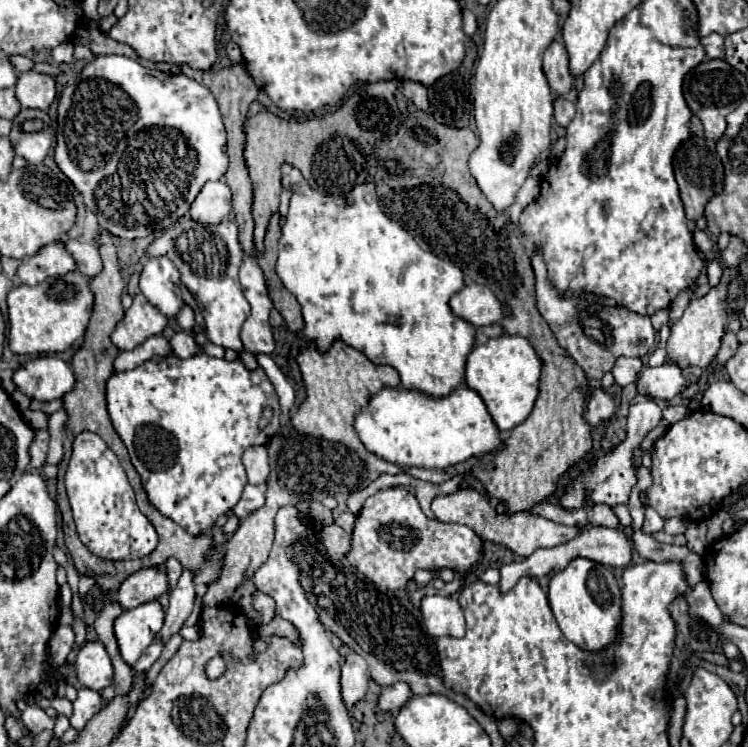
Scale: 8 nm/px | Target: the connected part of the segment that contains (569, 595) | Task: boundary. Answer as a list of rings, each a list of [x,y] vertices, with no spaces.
[[[574,559],[564,571],[558,571],[550,579],[548,601],[564,637],[580,649],[602,651],[618,639],[622,623],[622,593],[614,575],[604,565],[588,559]]]

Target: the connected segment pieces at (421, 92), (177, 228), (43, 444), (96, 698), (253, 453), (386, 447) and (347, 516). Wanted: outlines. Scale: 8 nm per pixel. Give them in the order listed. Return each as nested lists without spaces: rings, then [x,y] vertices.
[[[402,81],[402,91],[404,95],[422,111],[428,109],[428,97],[426,97],[426,87],[422,83],[414,81]]]
[[[182,219],[168,227],[146,251],[150,257],[168,257],[180,271],[182,283],[194,293],[206,321],[206,337],[220,347],[244,351],[240,327],[248,319],[250,305],[242,295],[238,269],[242,263],[242,247],[238,243],[238,225],[234,219],[224,219],[218,225],[202,225],[192,219]]]
[[[40,429],[36,431],[36,437],[34,437],[34,443],[30,445],[30,465],[34,469],[42,469],[46,465],[46,455],[48,455],[48,445],[50,445],[50,435],[48,431]]]
[[[82,687],[78,691],[76,701],[74,701],[74,711],[72,711],[72,717],[70,717],[70,725],[80,731],[100,709],[102,709],[100,693],[94,691],[94,689]]]
[[[264,445],[248,447],[244,451],[242,463],[246,467],[246,475],[248,475],[248,483],[250,485],[266,483],[268,473],[270,473],[270,463],[268,463],[268,451],[266,451]]]
[[[404,387],[382,389],[356,415],[354,429],[368,451],[400,467],[448,469],[470,457],[492,453],[504,445],[484,401],[470,387],[458,387],[442,399],[432,399]]]
[[[346,511],[346,513],[342,513],[340,517],[334,519],[334,523],[340,525],[346,533],[352,533],[352,529],[354,529],[354,521],[356,521],[356,515],[350,513],[350,511]]]

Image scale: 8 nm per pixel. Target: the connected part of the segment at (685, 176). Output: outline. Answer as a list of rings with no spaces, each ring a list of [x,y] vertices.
[[[692,137],[690,141],[686,141],[674,155],[674,175],[676,183],[680,185],[680,197],[688,221],[698,221],[704,215],[706,203],[712,197],[720,195],[724,187],[724,169],[716,153],[716,143],[712,139],[700,139],[700,137]]]

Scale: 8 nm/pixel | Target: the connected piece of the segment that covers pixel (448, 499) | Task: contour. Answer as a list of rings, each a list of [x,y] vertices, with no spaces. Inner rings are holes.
[[[472,487],[460,489],[460,491],[450,493],[450,495],[434,497],[432,509],[434,509],[434,515],[436,515],[438,521],[464,523],[464,525],[472,527],[482,541],[500,543],[500,545],[508,547],[511,552],[519,557],[530,557],[534,553],[534,549],[560,545],[560,543],[566,543],[566,541],[570,541],[570,539],[574,539],[576,535],[582,533],[582,527],[578,527],[578,525],[576,527],[566,527],[566,525],[548,521],[542,516],[528,512],[515,514],[503,512],[499,514],[490,507],[488,499],[482,493],[478,493],[476,489],[472,489]]]

